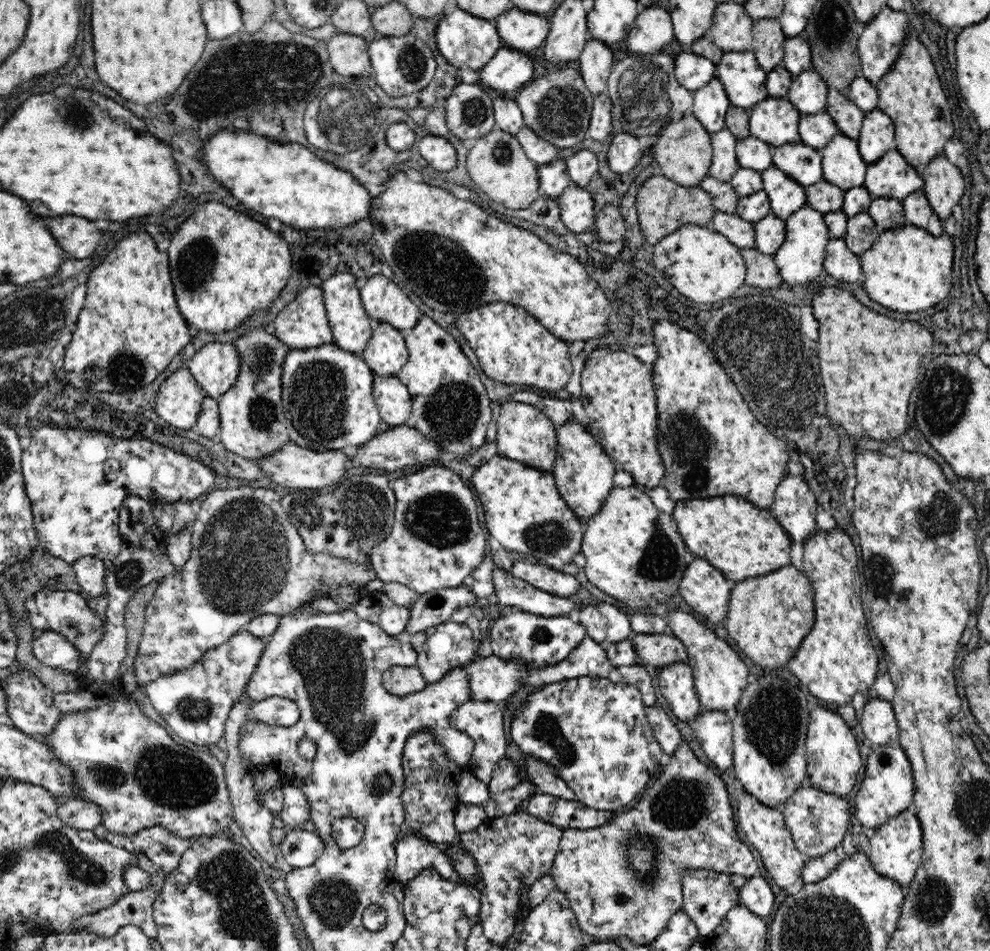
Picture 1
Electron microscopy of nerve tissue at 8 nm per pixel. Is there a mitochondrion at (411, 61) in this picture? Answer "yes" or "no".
yes

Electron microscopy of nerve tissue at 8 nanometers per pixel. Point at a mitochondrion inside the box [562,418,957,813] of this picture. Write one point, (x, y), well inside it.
(772, 720)

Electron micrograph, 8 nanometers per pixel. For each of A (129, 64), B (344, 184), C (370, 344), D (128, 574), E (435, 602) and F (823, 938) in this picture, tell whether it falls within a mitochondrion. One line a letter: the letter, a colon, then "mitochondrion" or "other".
A: other
B: other
C: other
D: mitochondrion
E: other
F: mitochondrion

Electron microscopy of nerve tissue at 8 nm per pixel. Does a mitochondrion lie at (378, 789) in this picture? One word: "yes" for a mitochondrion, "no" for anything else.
no

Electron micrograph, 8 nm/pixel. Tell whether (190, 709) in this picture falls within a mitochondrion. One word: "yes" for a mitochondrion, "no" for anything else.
yes

